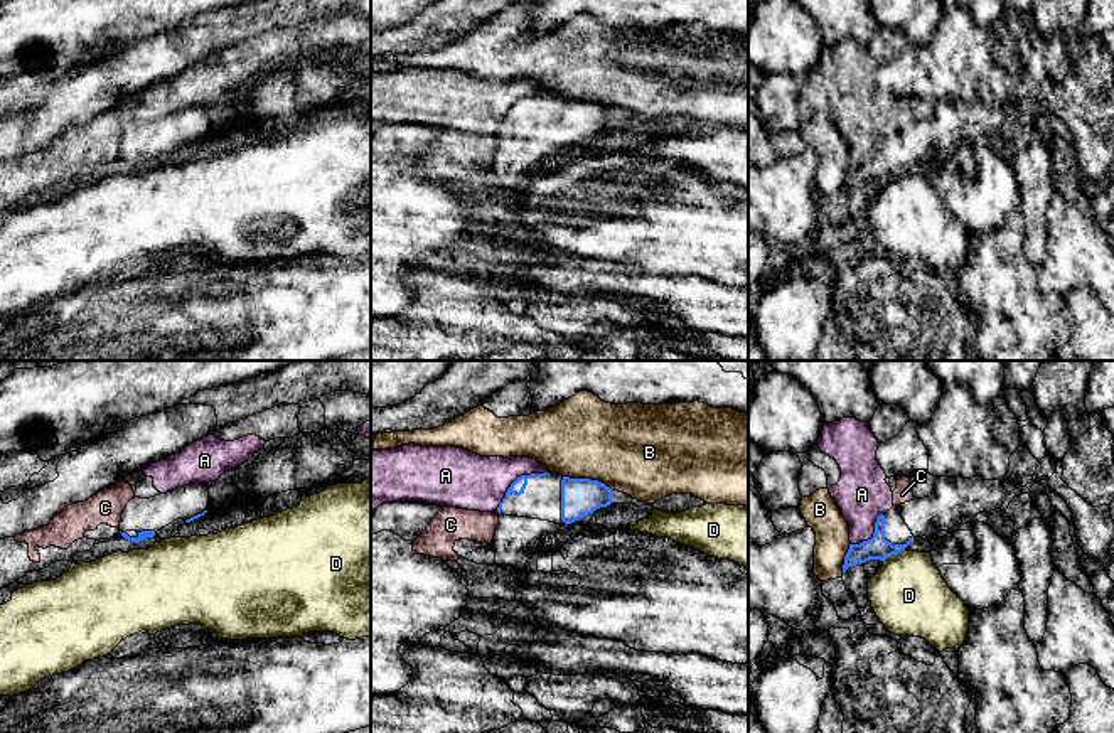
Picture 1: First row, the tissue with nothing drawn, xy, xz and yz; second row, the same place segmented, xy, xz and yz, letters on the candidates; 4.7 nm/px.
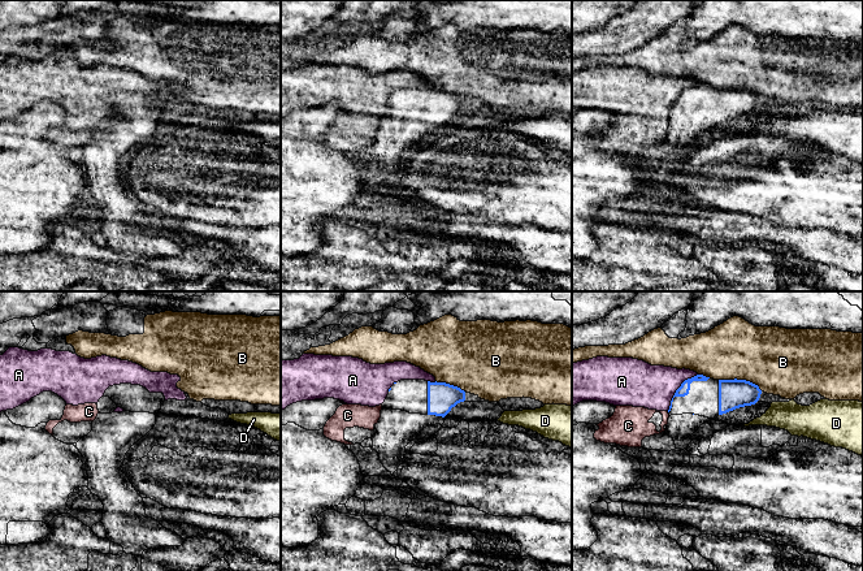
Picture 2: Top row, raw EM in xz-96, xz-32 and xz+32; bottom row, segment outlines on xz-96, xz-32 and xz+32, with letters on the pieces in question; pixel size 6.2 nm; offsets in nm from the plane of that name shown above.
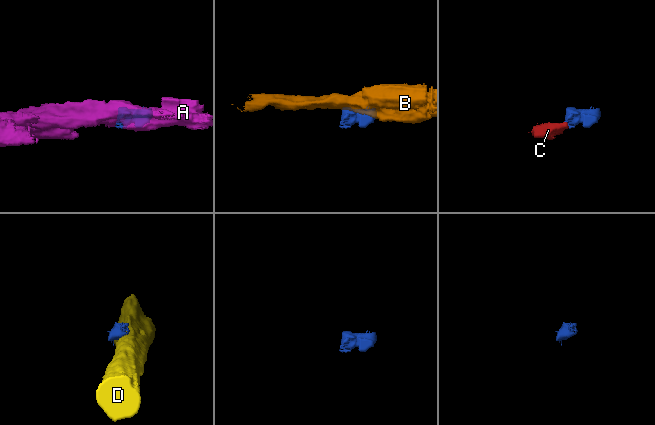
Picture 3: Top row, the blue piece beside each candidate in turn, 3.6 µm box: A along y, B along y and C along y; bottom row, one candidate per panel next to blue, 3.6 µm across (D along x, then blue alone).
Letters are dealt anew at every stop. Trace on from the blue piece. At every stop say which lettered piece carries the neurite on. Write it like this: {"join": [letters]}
{"join": []}

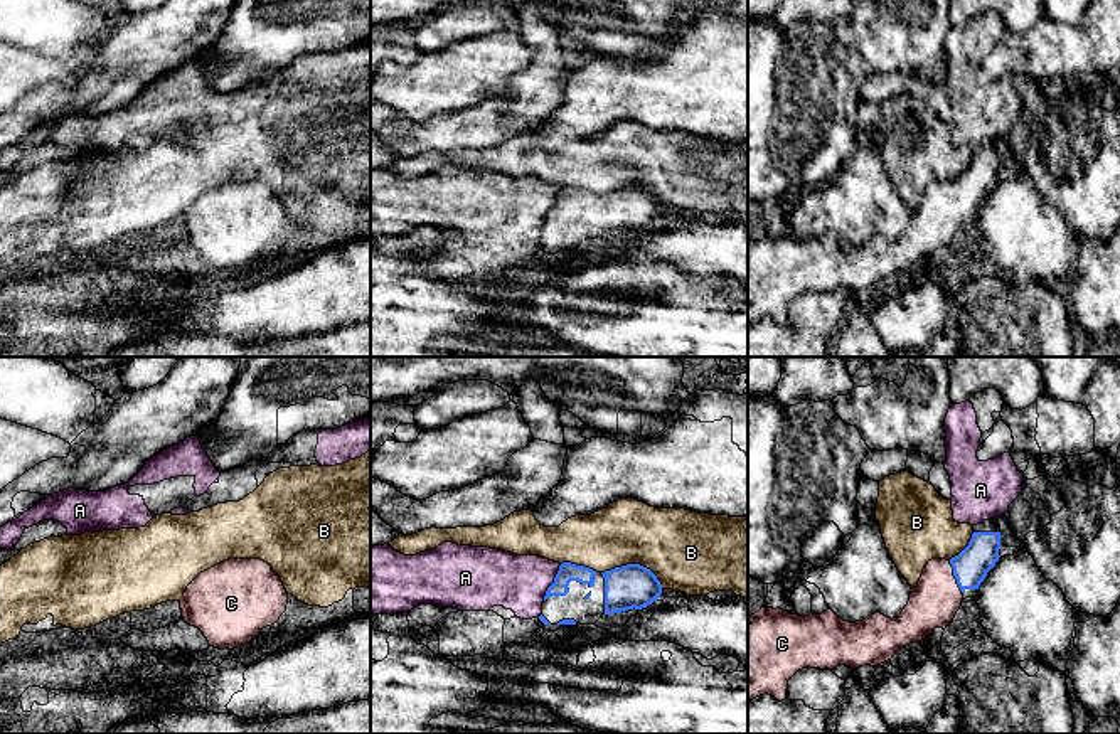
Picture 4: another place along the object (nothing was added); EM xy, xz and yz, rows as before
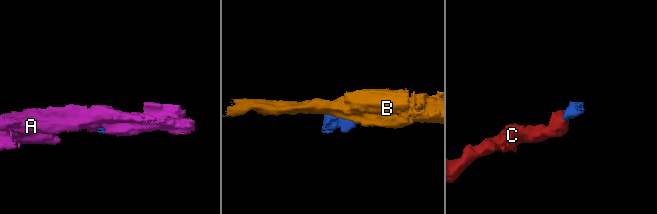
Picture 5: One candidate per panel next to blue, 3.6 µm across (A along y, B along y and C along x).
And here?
{"join": ["C"]}

